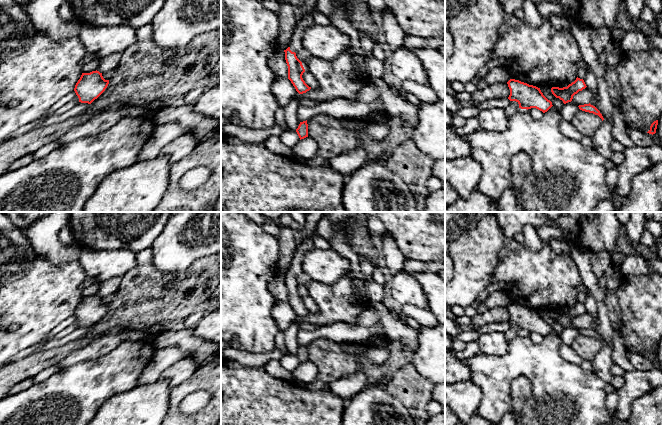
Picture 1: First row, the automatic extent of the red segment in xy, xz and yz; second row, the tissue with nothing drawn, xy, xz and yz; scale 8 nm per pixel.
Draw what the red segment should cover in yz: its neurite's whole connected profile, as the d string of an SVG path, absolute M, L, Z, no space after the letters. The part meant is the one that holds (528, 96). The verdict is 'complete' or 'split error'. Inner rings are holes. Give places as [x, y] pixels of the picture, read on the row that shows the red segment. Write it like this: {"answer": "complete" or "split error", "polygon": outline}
{"answer": "complete", "polygon": "M510 79L507 84L510 89L508 99L516 101L521 109L536 108L545 113L553 106L536 86L515 79Z"}

